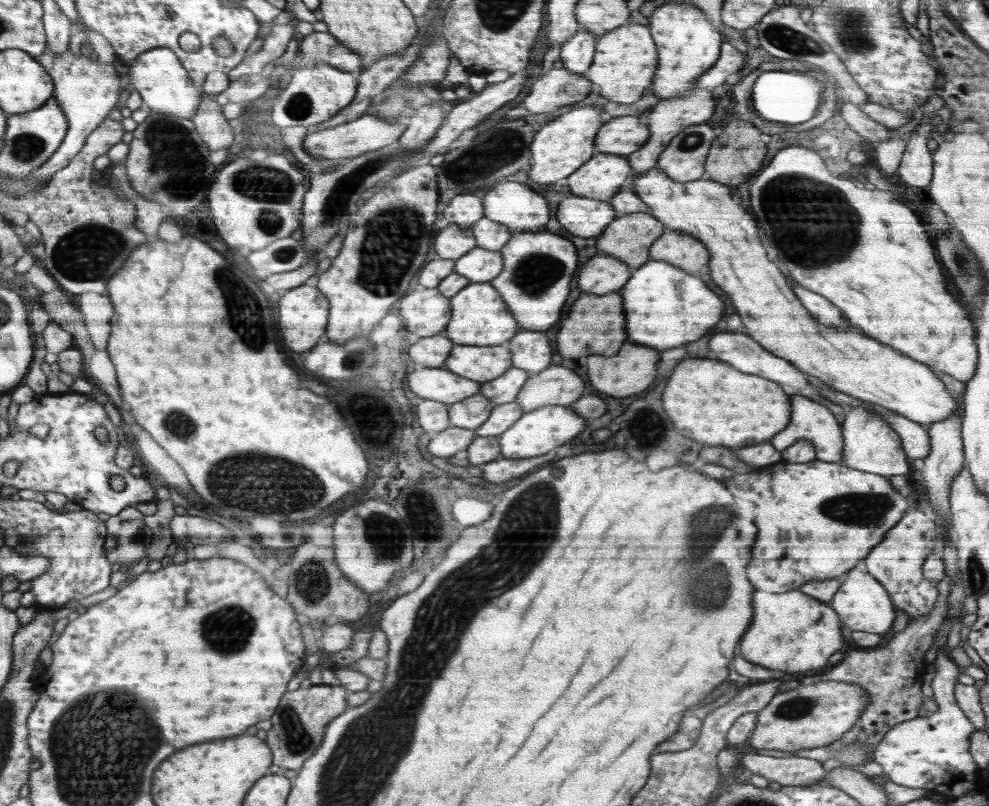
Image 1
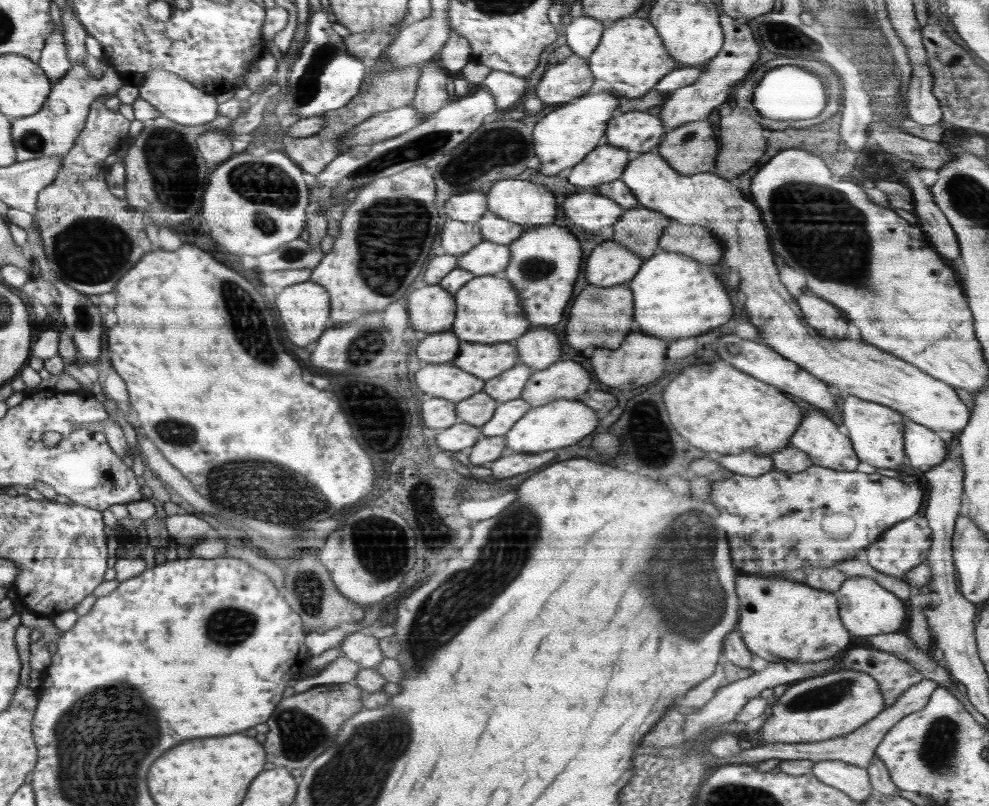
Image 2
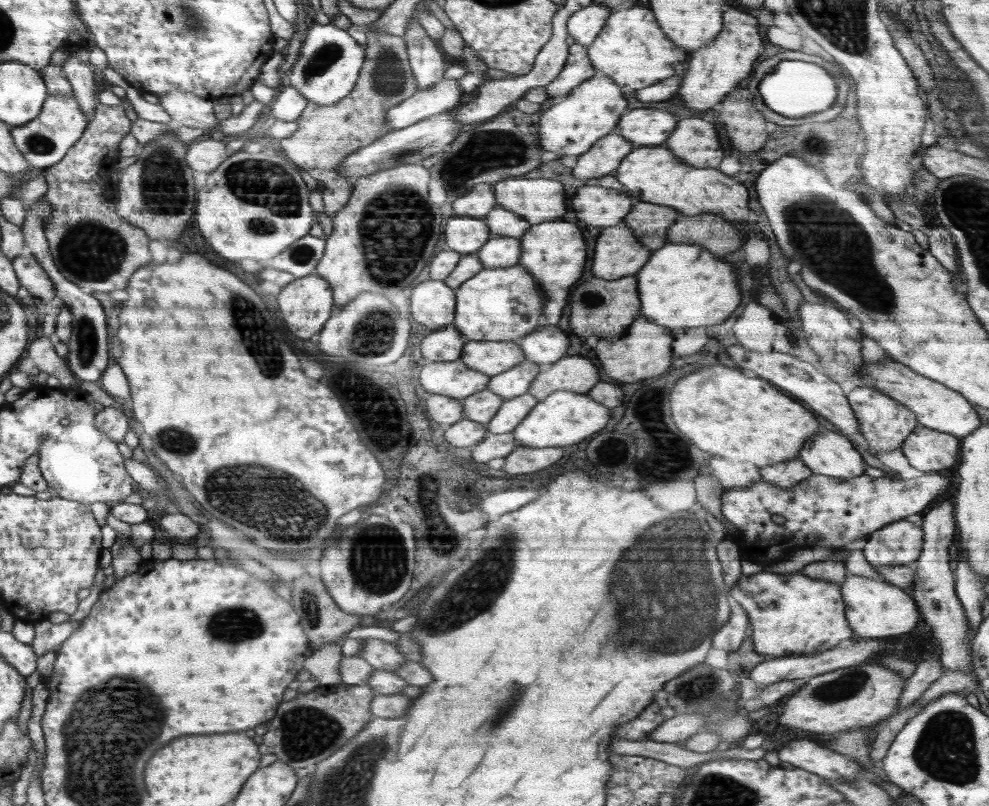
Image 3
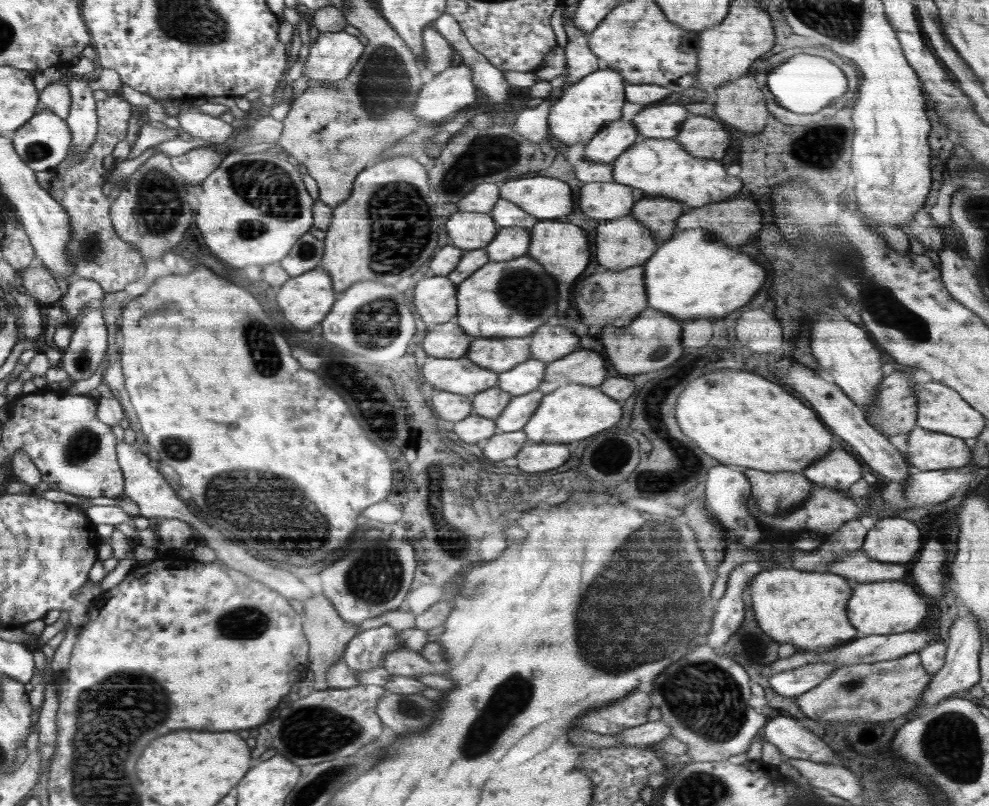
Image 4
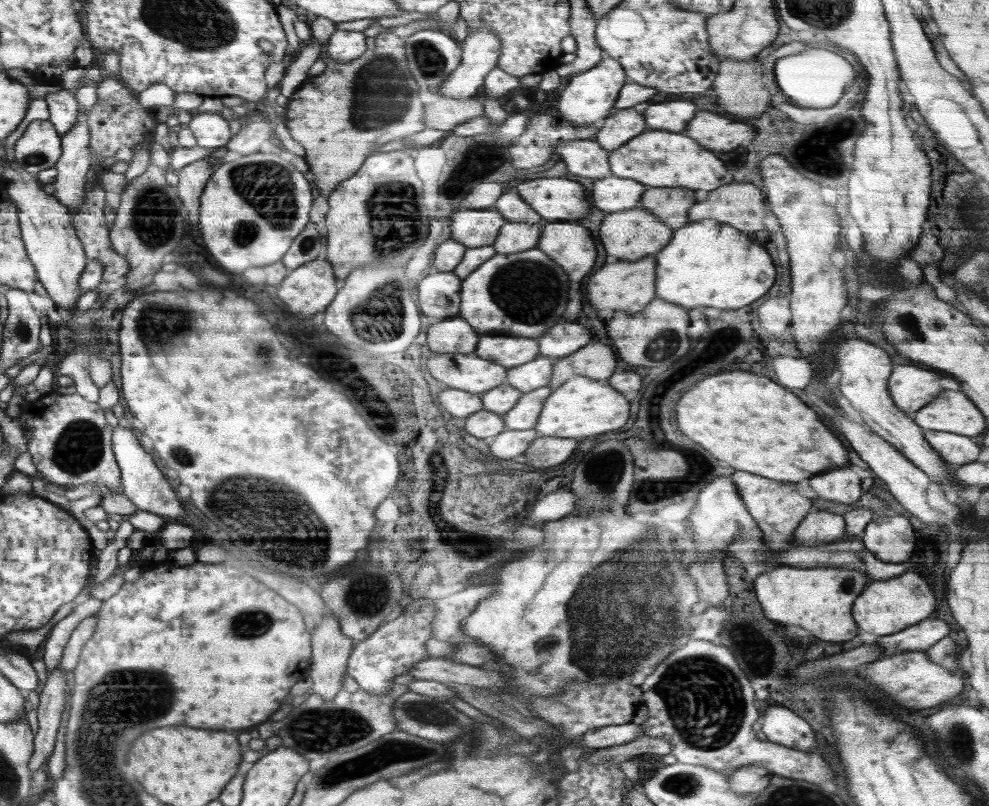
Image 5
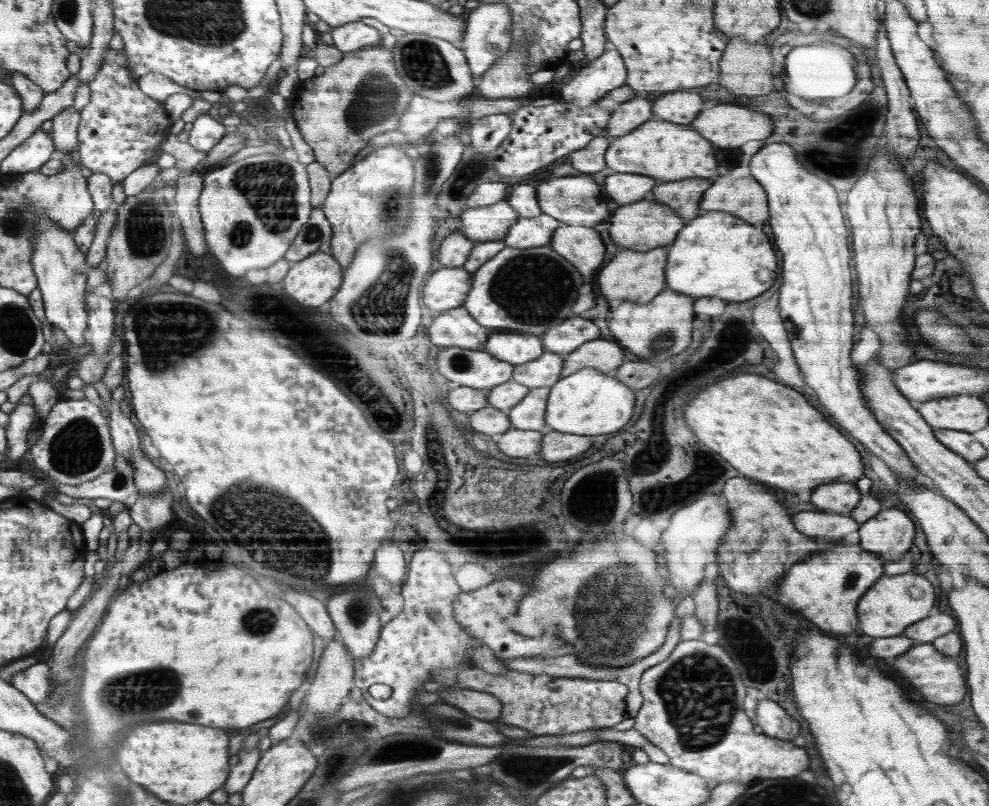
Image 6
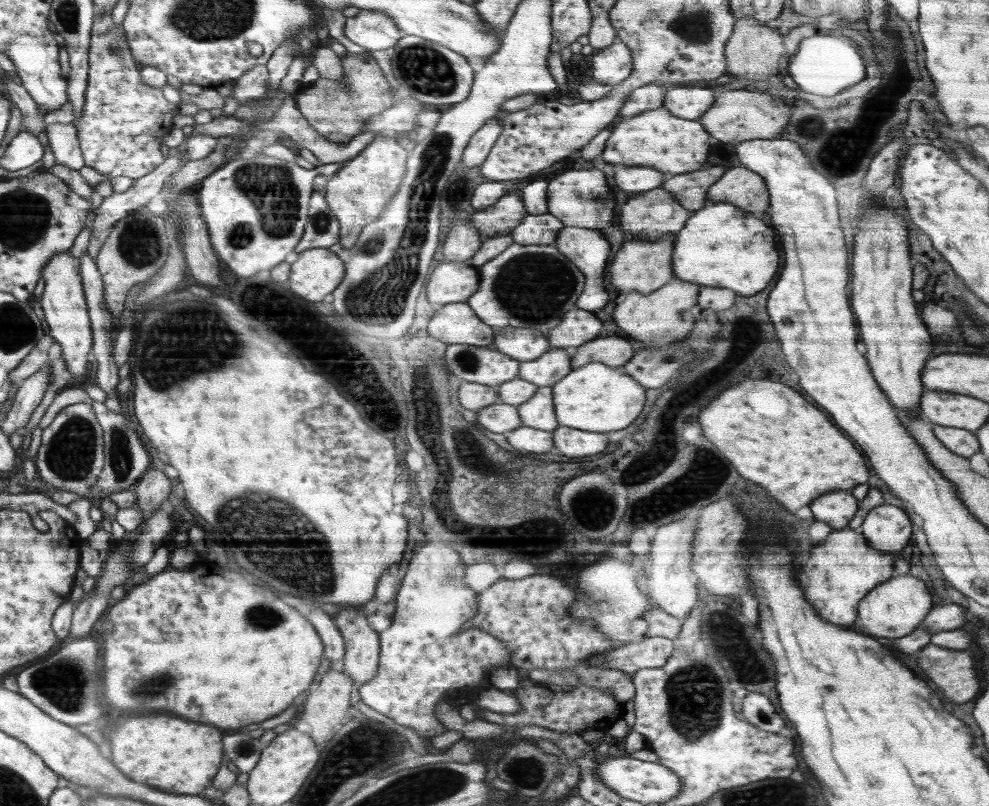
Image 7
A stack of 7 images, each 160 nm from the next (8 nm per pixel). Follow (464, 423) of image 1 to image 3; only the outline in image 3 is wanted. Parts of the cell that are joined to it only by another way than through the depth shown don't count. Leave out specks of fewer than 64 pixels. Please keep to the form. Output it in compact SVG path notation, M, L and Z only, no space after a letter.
M488 388L480 392L475 392L461 399L462 407L464 407L463 418L468 418L480 423L490 422L496 414L496 411L502 406L504 400L504 398L494 394Z

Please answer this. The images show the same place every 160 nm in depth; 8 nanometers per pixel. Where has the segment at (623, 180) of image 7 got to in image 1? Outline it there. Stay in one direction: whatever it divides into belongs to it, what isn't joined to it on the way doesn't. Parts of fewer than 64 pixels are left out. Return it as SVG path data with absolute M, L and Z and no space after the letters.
M571 195L558 206L558 222L580 238L597 238L617 217L609 202Z

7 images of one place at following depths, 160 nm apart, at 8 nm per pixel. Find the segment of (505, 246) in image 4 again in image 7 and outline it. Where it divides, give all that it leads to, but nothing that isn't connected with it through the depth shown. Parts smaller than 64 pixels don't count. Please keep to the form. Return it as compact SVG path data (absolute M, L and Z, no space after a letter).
M553 214L526 215L510 232L513 242L522 245L554 244L565 224Z

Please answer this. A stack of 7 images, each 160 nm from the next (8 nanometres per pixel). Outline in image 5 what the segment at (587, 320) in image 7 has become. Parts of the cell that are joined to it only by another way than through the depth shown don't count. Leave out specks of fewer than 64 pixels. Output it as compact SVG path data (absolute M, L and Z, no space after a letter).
M560 322L547 328L537 343L539 354L555 360L576 352L592 340L590 330L574 322Z

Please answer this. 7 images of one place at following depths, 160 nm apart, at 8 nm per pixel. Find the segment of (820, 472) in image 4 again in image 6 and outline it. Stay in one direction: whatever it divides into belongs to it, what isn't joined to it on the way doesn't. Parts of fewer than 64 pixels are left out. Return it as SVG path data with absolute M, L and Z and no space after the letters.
M836 482L836 484L824 484L812 492L812 504L820 506L820 510L828 512L851 512L859 503L860 493L854 482Z

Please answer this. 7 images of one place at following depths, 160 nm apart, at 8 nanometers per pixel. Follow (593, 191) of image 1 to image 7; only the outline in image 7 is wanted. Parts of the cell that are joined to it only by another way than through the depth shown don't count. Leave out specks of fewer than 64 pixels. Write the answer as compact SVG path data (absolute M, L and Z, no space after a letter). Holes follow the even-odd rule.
M659 82L645 84L633 90L619 111L620 118L628 119L640 115L640 112L646 112L648 108L662 107L666 90L668 90L666 85L659 84ZM660 86L664 86L664 88L660 88Z

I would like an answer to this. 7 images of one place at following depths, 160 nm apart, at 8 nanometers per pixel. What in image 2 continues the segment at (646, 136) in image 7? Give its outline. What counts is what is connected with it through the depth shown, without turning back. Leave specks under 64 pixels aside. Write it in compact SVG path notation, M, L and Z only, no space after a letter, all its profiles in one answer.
M656 151L643 153L636 159L629 161L620 175L621 182L634 194L642 207L655 210L672 221L680 224L699 224L707 228L716 240L724 243L724 257L718 263L722 268L736 270L740 276L738 290L746 296L746 312L750 318L750 324L758 328L758 342L770 346L780 356L799 364L806 372L823 380L830 386L836 386L846 394L857 396L862 400L868 400L883 404L887 408L898 411L906 418L904 423L904 450L905 456L910 460L913 468L921 466L933 467L939 465L947 453L947 442L936 435L936 430L948 430L954 434L968 424L971 410L963 403L955 388L926 374L923 370L896 358L889 352L878 350L876 346L857 342L852 339L827 339L820 336L815 328L812 328L804 318L798 303L784 288L784 284L778 280L778 272L770 254L767 230L763 223L759 208L751 198L744 196L741 190L736 190L729 181L710 172L700 172L696 176L684 176L676 172L664 158Z

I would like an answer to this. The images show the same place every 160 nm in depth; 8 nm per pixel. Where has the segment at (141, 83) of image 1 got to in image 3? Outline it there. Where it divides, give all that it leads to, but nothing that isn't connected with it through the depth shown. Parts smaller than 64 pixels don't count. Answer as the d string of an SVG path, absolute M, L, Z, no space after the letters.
M183 90L170 91L158 97L159 104L173 122L218 136L220 122L212 112L213 100Z

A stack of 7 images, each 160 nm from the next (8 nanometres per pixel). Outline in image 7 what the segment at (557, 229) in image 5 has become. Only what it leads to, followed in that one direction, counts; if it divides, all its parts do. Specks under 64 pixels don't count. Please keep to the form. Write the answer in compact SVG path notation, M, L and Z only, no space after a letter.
M565 226L558 233L554 244L561 254L574 263L584 275L584 294L578 298L576 308L591 312L598 310L598 308L602 308L602 306L608 302L608 292L606 291L606 288L602 286L604 272L606 272L608 258L610 258L610 244L608 244L608 240L604 240L598 232L594 232L592 229Z

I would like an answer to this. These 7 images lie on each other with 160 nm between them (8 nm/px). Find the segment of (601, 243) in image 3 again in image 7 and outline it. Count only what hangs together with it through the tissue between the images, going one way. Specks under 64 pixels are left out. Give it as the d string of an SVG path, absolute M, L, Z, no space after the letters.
M656 188L650 192L644 192L632 200L628 200L622 210L620 210L620 226L626 234L626 240L644 240L656 242L658 239L672 232L677 233L684 228L684 223L691 215L691 211L686 210L672 193Z

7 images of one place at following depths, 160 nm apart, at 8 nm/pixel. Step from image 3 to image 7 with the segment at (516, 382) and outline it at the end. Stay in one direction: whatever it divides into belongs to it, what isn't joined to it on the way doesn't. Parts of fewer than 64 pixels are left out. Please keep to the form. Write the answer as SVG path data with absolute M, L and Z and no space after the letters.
M551 348L534 360L521 362L517 376L539 387L554 386L572 370L571 357L570 349Z

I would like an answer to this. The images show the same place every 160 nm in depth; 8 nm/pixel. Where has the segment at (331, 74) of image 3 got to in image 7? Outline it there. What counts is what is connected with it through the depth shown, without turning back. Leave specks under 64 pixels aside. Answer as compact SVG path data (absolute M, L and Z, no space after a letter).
M364 10L345 22L344 36L366 51L392 48L402 38L394 21L379 10Z

